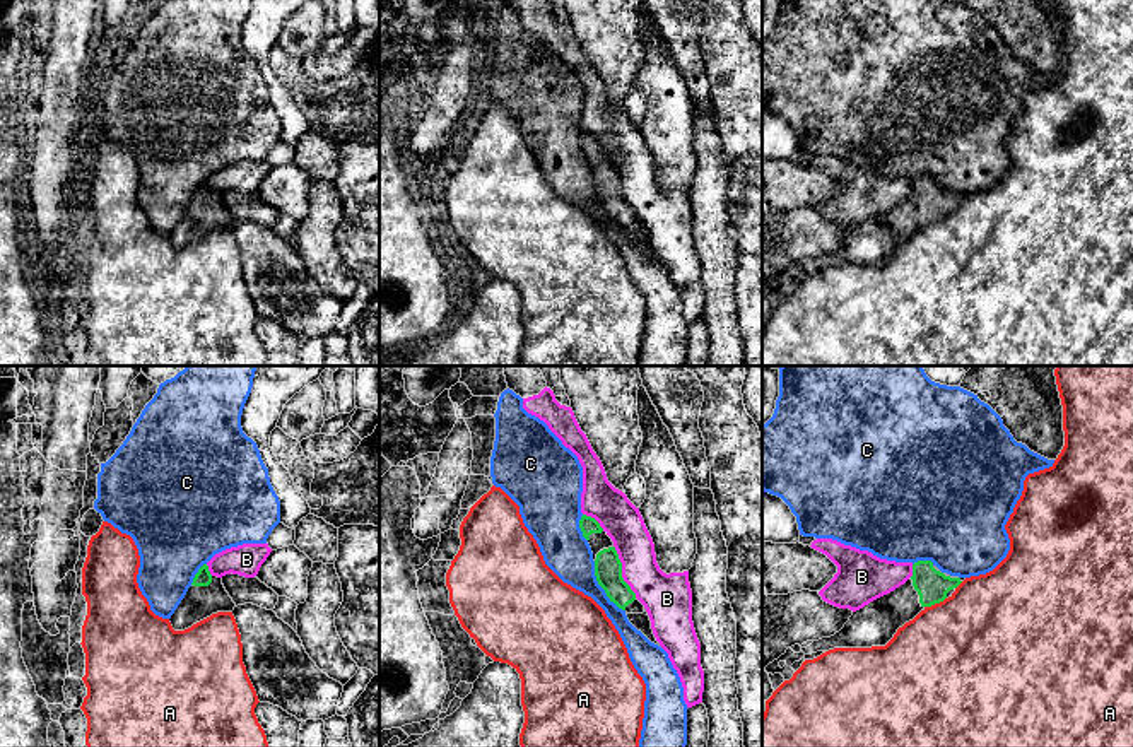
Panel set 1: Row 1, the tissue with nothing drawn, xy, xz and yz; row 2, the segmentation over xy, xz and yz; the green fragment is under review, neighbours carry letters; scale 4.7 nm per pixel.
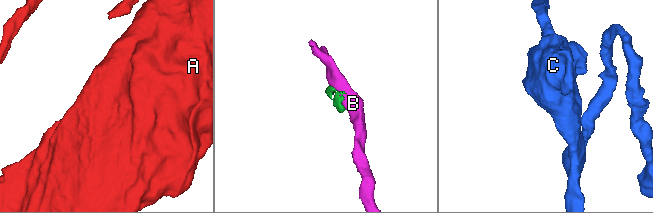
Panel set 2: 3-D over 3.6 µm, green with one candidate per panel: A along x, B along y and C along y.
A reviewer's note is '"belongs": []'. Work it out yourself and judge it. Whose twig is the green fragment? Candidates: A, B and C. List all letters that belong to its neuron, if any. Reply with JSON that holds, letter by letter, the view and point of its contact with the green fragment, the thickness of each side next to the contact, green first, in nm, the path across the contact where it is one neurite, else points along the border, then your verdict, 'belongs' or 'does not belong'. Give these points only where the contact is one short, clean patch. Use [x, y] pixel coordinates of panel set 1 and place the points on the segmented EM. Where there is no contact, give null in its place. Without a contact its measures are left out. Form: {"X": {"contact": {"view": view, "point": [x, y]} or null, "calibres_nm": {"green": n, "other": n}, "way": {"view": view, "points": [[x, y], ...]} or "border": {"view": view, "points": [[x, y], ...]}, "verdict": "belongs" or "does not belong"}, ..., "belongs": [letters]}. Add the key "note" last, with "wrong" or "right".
{"A": {"contact": {"view": "yz", "point": [935, 602]}, "calibres_nm": {"green": 150, "other": 480}, "border": {"view": "yz", "points": [[945, 597], [925, 607]]}, "verdict": "does not belong"}, "B": {"contact": {"view": "xz", "point": [621, 571]}, "calibres_nm": {"green": 130, "other": 220}, "border": {"view": "xz", "points": [[614, 546], [621, 563], [621, 576], [636, 597]]}, "verdict": "does not belong"}, "C": {"contact": {"view": "xz", "point": [600, 585]}, "calibres_nm": {"green": 130, "other": 220}, "verdict": "does not belong"}, "belongs": [], "note": "right"}

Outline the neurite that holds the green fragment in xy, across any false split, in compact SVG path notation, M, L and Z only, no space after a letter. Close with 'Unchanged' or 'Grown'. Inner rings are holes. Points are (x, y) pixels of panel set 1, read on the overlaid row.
M203 564L169 622L174 631L185 631L212 614L232 612L234 607L222 578L212 576L208 566Z. Grown

